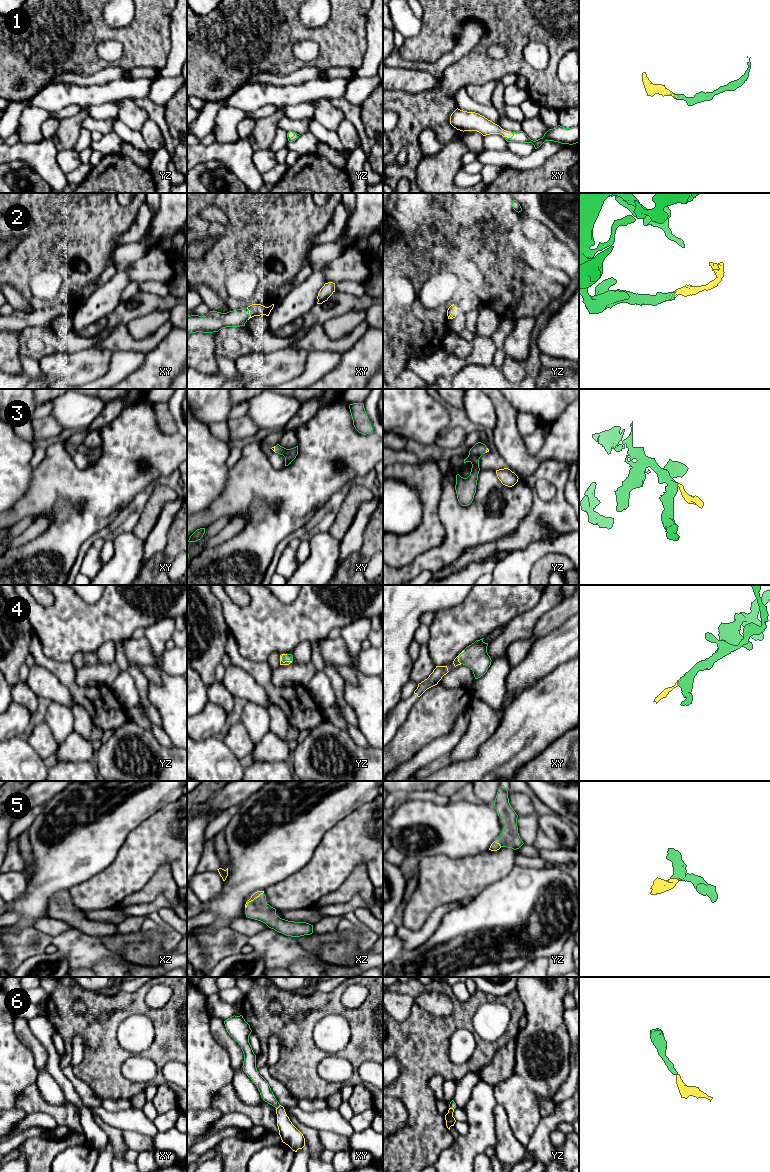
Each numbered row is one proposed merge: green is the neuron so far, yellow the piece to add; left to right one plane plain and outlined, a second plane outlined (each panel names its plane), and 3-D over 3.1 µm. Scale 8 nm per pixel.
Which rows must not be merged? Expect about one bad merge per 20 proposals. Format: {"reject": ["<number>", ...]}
{"reject": []}

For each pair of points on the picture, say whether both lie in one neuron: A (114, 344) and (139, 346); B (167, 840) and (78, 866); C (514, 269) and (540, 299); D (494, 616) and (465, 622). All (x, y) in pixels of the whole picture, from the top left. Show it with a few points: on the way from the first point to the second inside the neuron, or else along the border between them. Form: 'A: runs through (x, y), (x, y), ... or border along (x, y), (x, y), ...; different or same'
A: runs through (120, 344), (133, 344); same
B: border along (128, 835), (116, 857), (100, 872); different
C: runs through (519, 276), (533, 292); same
D: runs through (487, 616), (477, 616), (472, 619); same

